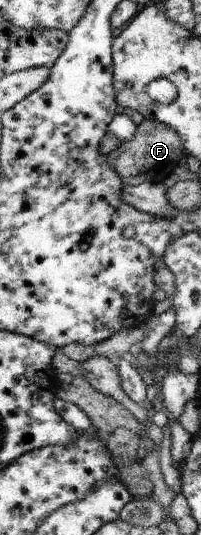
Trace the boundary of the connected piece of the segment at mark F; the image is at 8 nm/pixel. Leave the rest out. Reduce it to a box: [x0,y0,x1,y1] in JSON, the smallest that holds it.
[107,119,184,186]

